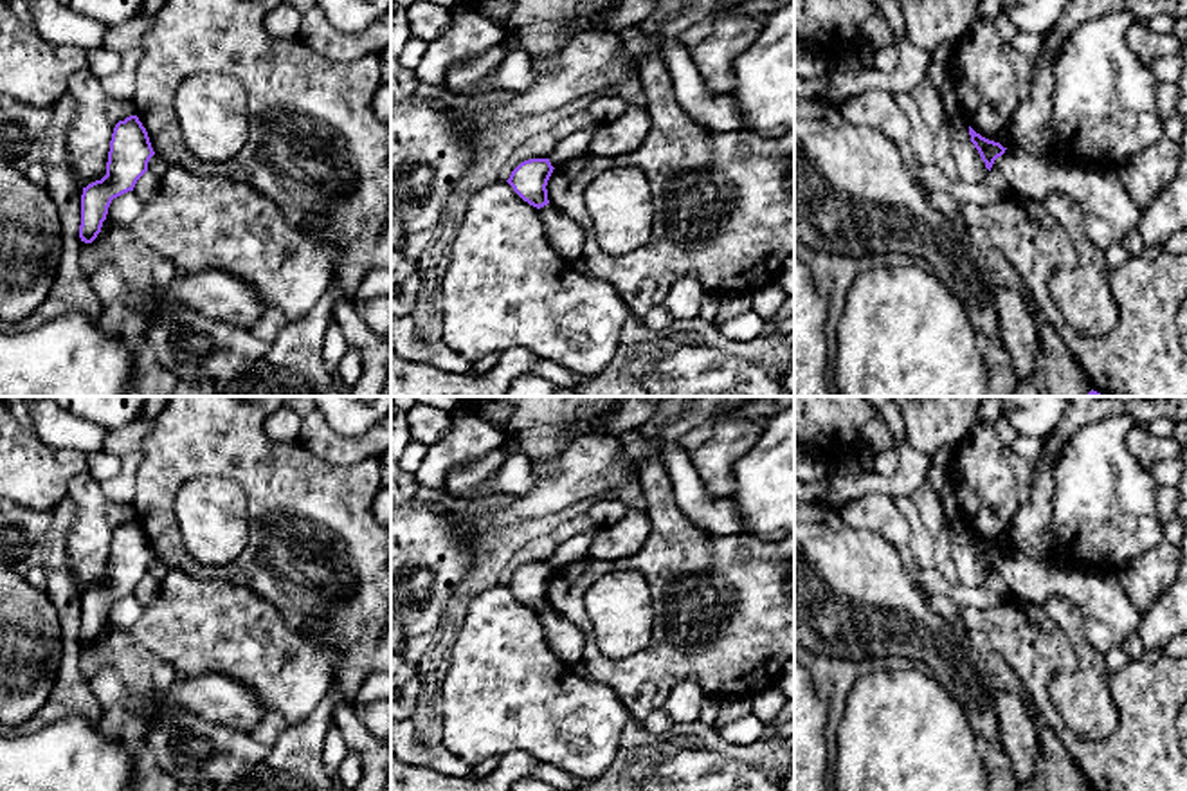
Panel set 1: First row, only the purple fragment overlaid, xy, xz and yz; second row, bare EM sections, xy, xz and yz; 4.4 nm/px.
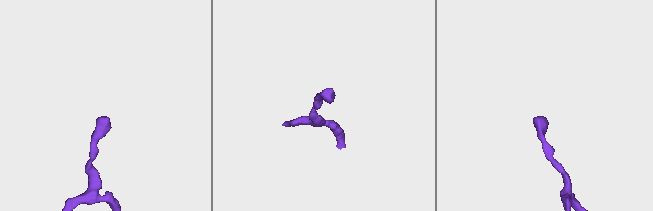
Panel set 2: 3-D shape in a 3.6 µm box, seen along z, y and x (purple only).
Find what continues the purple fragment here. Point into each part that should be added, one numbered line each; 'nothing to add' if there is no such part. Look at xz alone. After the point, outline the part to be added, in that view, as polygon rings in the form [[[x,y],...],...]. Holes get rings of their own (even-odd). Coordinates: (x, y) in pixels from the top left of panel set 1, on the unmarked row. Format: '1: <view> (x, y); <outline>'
nothing to add

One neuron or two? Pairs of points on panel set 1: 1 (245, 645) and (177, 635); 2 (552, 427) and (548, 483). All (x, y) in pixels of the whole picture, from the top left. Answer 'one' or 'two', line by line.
1: one
2: two

